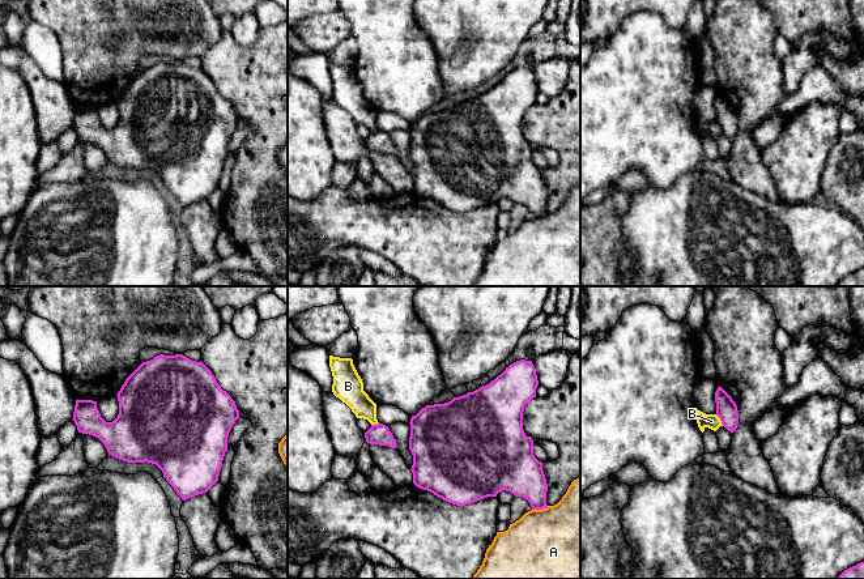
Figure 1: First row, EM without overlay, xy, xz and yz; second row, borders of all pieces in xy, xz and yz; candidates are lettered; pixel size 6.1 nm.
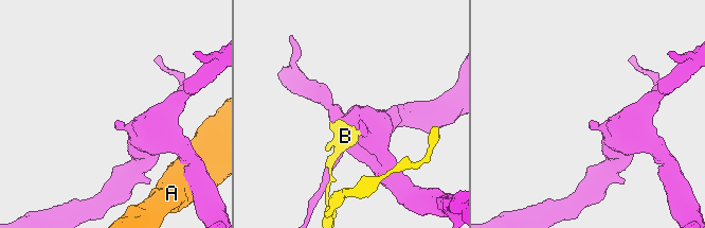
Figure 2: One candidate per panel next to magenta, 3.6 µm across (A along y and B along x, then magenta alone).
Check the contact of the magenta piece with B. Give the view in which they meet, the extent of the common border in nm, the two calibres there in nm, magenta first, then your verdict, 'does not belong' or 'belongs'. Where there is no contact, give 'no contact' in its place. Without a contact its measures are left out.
yz | 90 nm | 130/90 nm | does not belong

